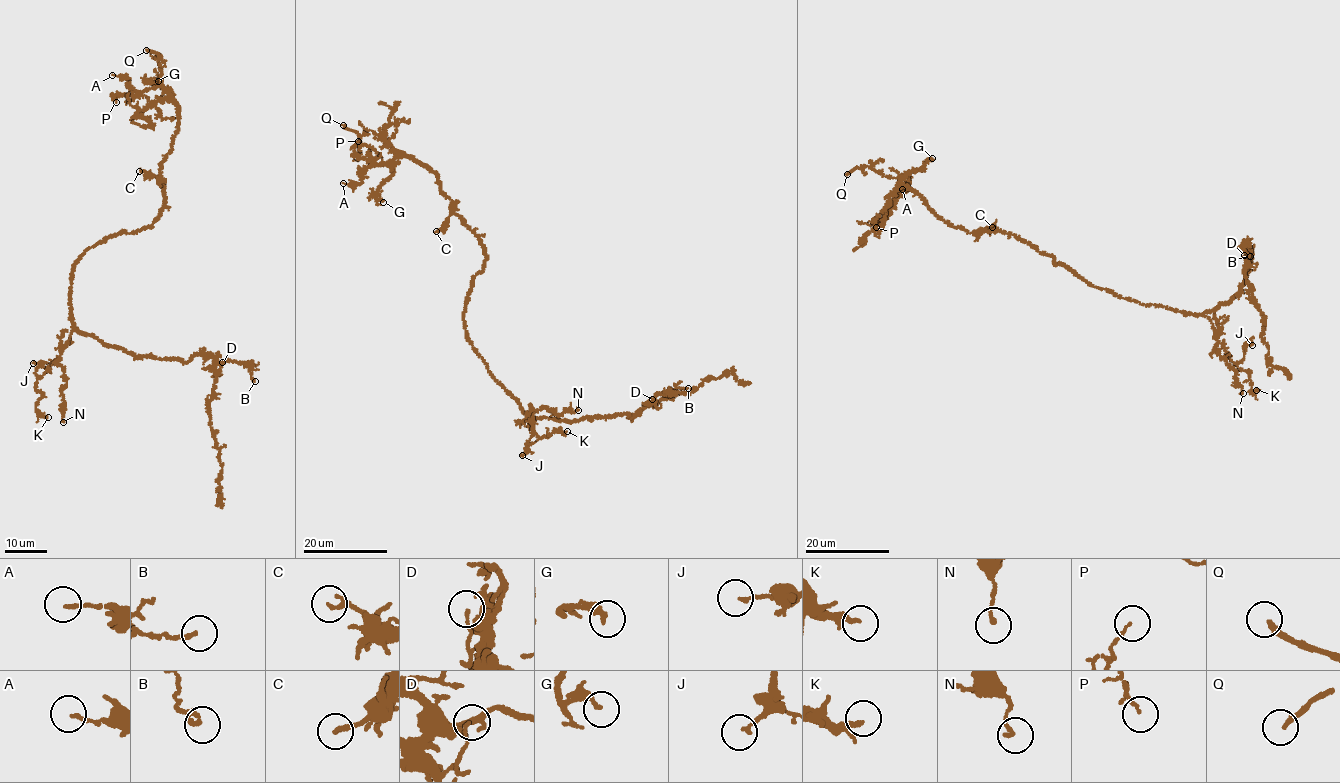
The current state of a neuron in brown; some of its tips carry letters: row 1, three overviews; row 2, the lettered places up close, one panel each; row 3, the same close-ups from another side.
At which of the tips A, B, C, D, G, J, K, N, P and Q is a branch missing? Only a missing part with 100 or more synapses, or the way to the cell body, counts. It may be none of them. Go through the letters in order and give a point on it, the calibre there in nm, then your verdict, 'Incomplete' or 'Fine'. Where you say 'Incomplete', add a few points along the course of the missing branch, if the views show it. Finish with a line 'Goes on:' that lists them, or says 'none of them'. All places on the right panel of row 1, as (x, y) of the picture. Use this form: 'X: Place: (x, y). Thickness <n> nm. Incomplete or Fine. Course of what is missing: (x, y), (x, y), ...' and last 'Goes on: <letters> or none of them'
A: Place: (902, 189). Thickness 120 nm. Fine
B: Place: (1250, 256). Thickness 200 nm. Fine
C: Place: (992, 227). Thickness 170 nm. Fine
D: Place: (1244, 255). Thickness 110 nm. Fine
G: Place: (932, 158). Thickness 240 nm. Fine
J: Place: (1252, 345). Thickness 140 nm. Fine
K: Place: (1256, 390). Thickness 140 nm. Fine
N: Place: (1243, 393). Thickness 150 nm. Fine
P: Place: (876, 227). Thickness 100 nm. Fine
Q: Place: (847, 174). Thickness 200 nm. Incomplete. Course of what is missing: (847, 174), (830, 191), (823, 188), (846, 158), (873, 108)
Goes on: Q

